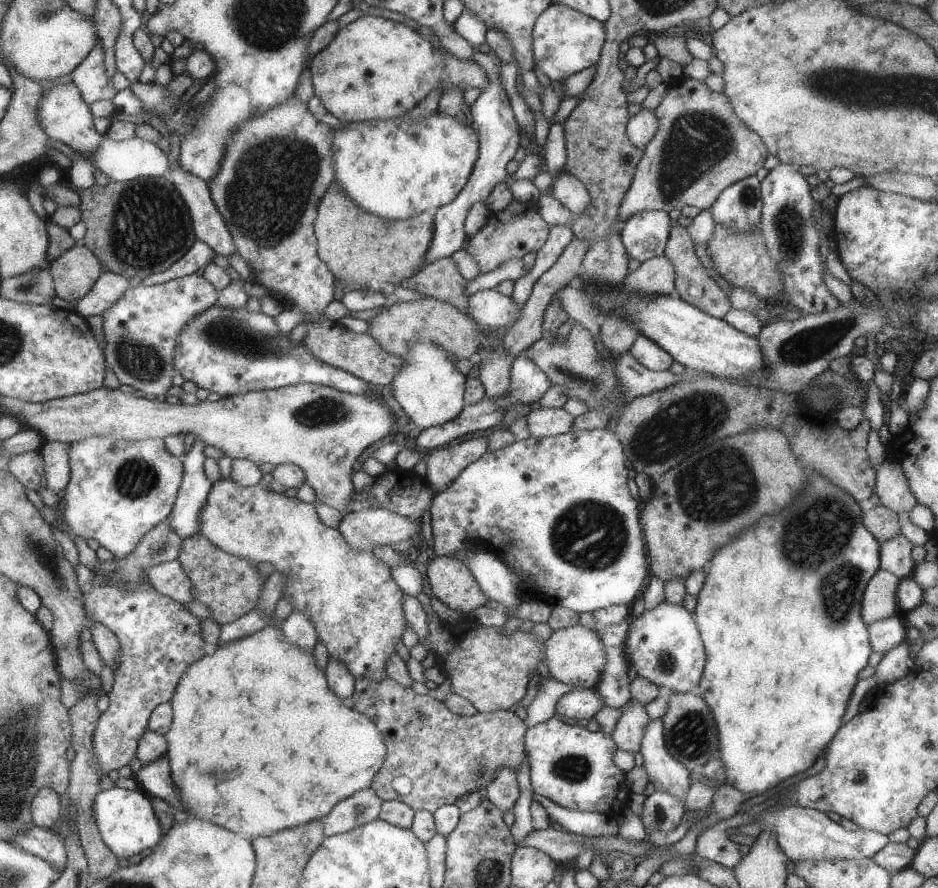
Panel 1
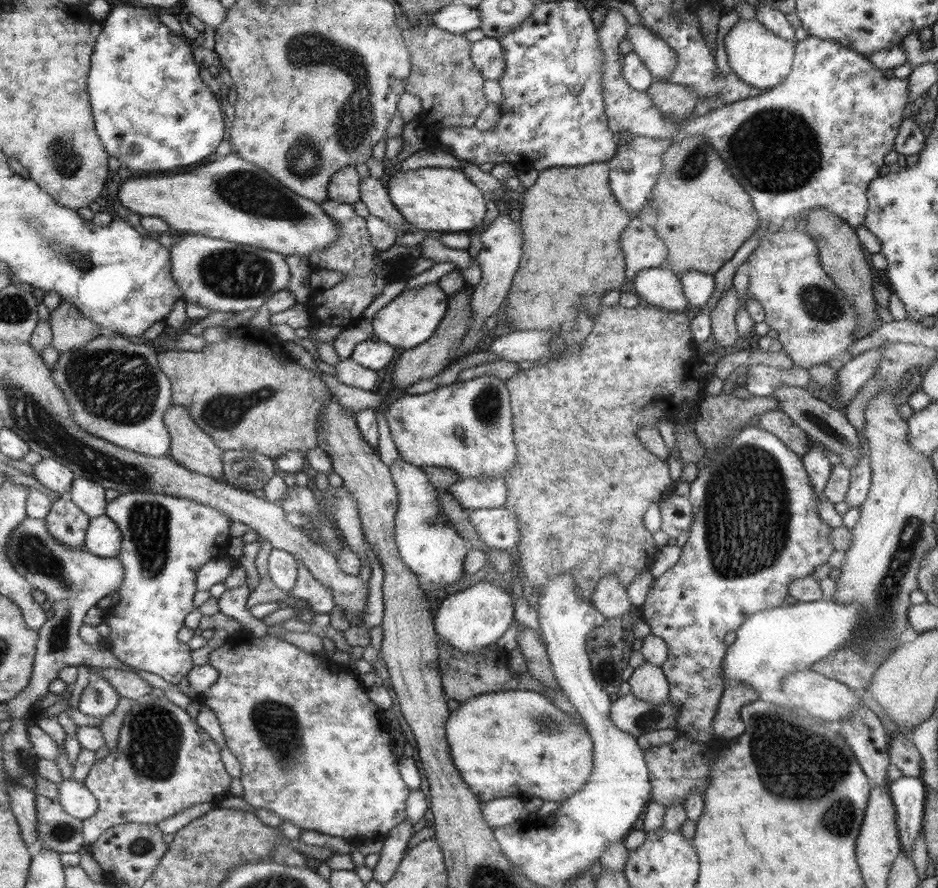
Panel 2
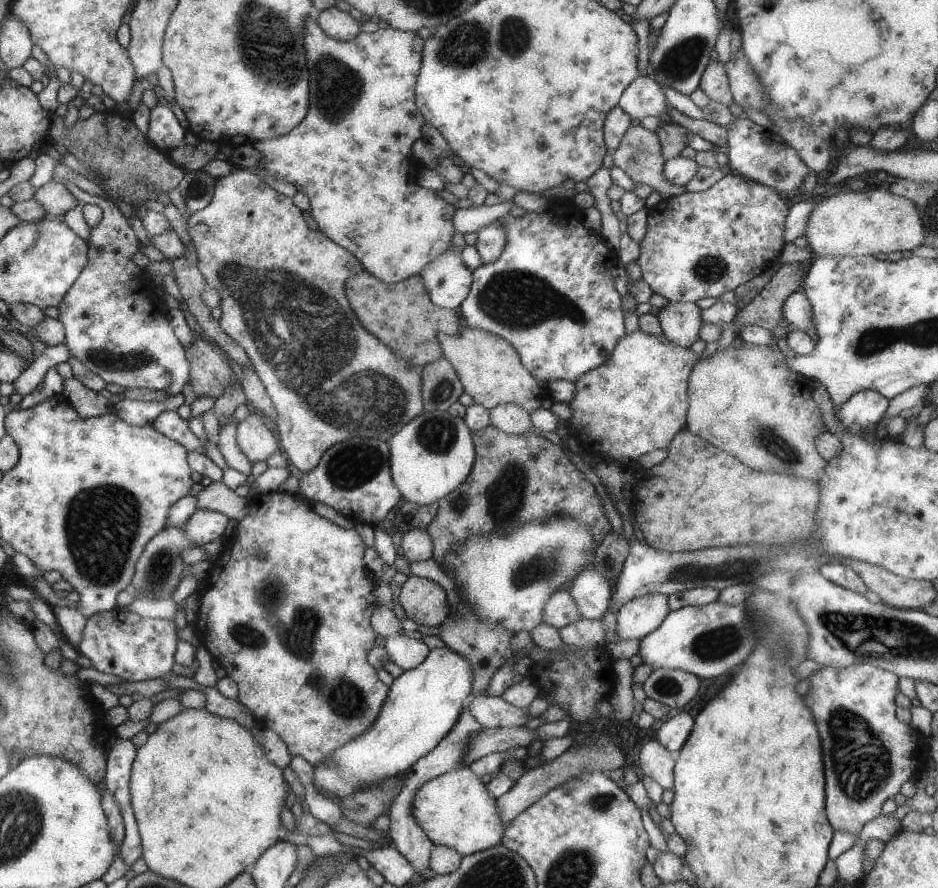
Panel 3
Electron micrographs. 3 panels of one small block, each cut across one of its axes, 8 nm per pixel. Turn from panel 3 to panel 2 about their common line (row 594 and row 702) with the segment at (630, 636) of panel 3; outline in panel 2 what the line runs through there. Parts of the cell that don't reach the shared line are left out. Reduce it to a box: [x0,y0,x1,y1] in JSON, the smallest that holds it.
[629,664,669,704]

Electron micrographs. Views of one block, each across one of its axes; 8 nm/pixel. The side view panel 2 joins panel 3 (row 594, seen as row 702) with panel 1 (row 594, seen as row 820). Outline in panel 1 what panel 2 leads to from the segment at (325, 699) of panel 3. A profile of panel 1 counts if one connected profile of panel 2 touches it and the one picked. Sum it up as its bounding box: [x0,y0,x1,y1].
[199,478,405,682]

